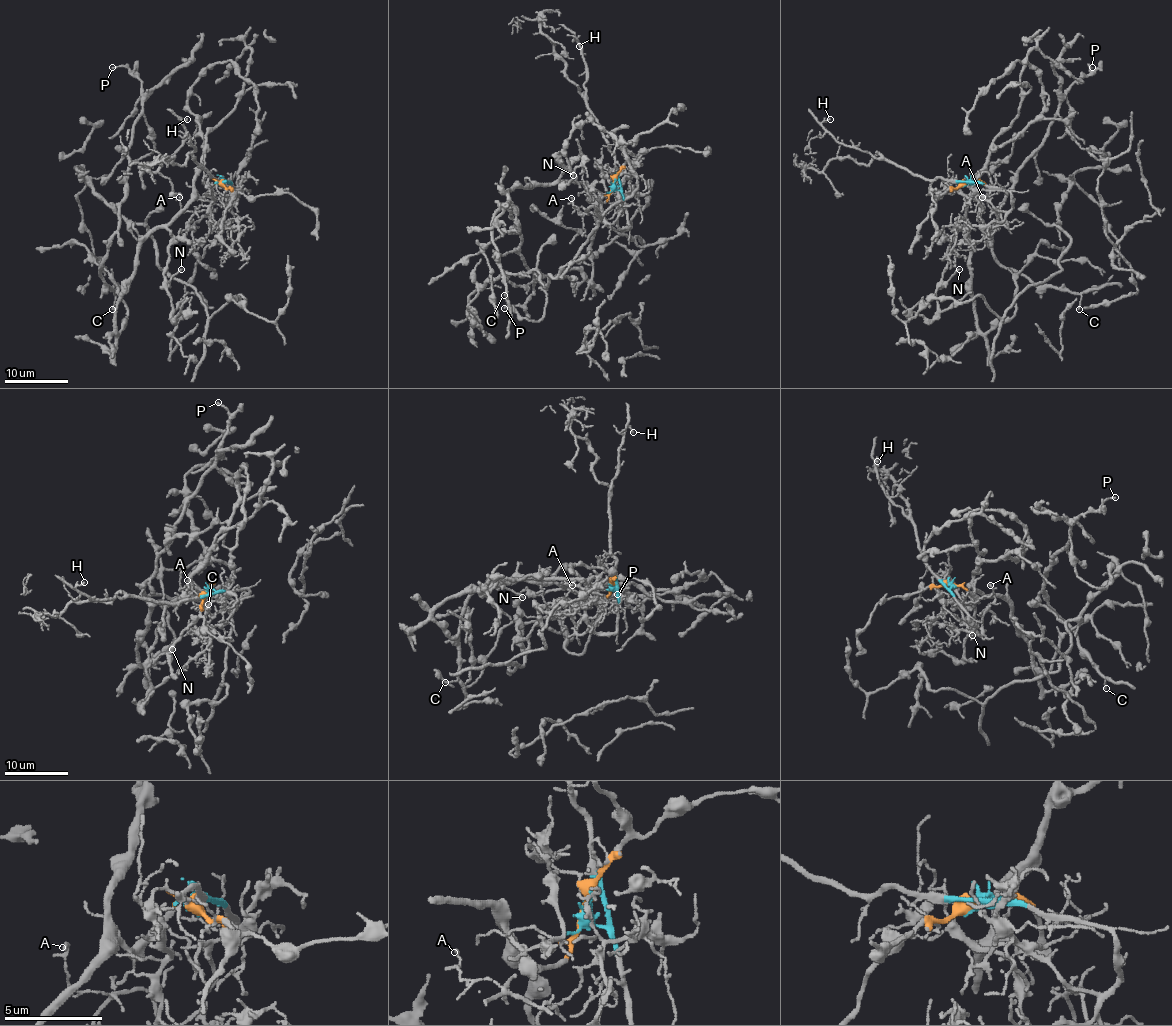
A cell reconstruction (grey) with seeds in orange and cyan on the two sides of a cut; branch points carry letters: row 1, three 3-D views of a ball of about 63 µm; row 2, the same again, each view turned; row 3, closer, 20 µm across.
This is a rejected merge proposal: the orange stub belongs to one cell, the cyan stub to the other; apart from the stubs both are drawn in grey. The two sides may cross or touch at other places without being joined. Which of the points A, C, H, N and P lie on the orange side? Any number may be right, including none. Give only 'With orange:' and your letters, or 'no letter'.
With orange: C, N, P

